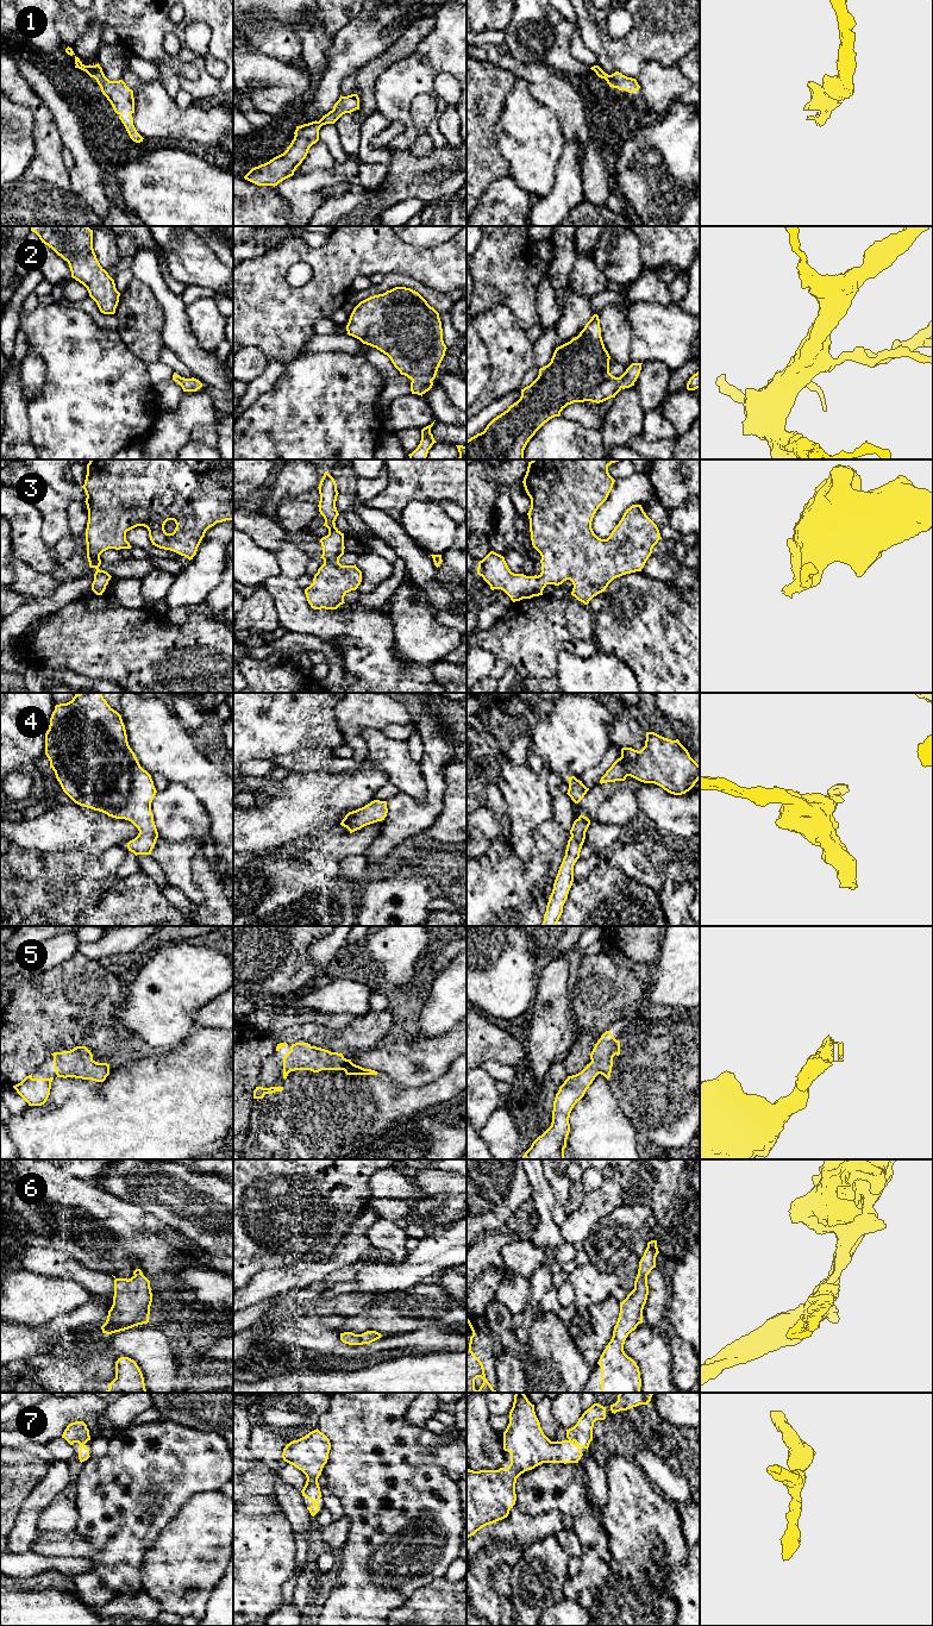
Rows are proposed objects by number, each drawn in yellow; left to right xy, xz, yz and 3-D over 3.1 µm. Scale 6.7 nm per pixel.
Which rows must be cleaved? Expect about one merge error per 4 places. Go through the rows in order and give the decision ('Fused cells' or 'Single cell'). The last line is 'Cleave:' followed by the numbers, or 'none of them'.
1: Single cell
2: Single cell
3: Single cell
4: Single cell
5: Single cell
6: Single cell
7: Single cell
Cleave: none of them

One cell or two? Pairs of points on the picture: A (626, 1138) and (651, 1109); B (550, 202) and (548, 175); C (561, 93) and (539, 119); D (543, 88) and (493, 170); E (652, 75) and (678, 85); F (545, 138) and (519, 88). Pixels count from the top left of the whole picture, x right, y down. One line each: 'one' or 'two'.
A: two
B: two
C: two
D: two
E: one
F: one

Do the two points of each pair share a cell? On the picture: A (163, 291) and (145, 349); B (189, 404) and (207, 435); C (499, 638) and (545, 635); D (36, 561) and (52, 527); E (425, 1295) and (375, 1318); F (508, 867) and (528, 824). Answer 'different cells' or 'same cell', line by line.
A: different cells
B: different cells
C: same cell
D: different cells
E: same cell
F: different cells

